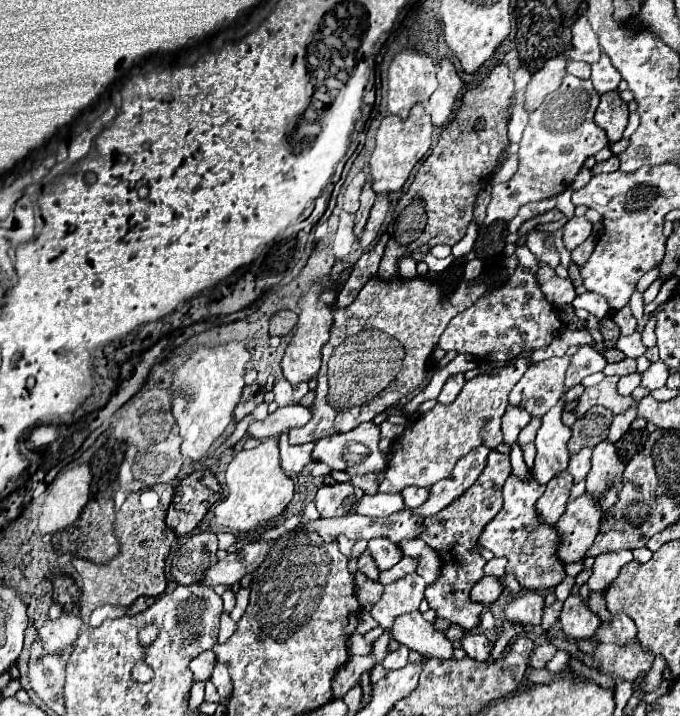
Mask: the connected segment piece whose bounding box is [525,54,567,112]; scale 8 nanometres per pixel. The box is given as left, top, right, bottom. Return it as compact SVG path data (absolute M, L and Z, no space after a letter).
M561 54L561 56L547 60L547 64L531 76L531 82L529 82L527 94L525 94L525 108L529 112L537 110L541 106L541 102L545 100L545 96L555 92L561 86L563 78L567 74L565 68L567 68L567 56Z

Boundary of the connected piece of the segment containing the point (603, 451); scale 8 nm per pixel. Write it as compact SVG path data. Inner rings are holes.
M605 440L595 446L593 466L591 466L591 472L587 474L587 490L595 498L603 500L601 502L603 516L607 508L611 508L613 502L617 502L617 492L623 482L623 470L625 470L625 464L621 464L615 452L615 446L611 442Z

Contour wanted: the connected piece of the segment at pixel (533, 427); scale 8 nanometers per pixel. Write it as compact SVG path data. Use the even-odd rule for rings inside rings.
M531 418L531 422L521 430L521 434L519 434L519 444L523 446L523 444L527 444L527 442L533 442L533 438L535 438L535 434L537 434L537 426L541 426L541 418Z

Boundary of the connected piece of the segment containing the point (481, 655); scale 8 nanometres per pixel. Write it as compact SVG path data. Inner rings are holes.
M467 634L463 640L461 640L461 648L465 650L465 654L473 660L479 660L479 662L485 662L491 654L491 648L493 648L493 642L483 636L483 634Z

